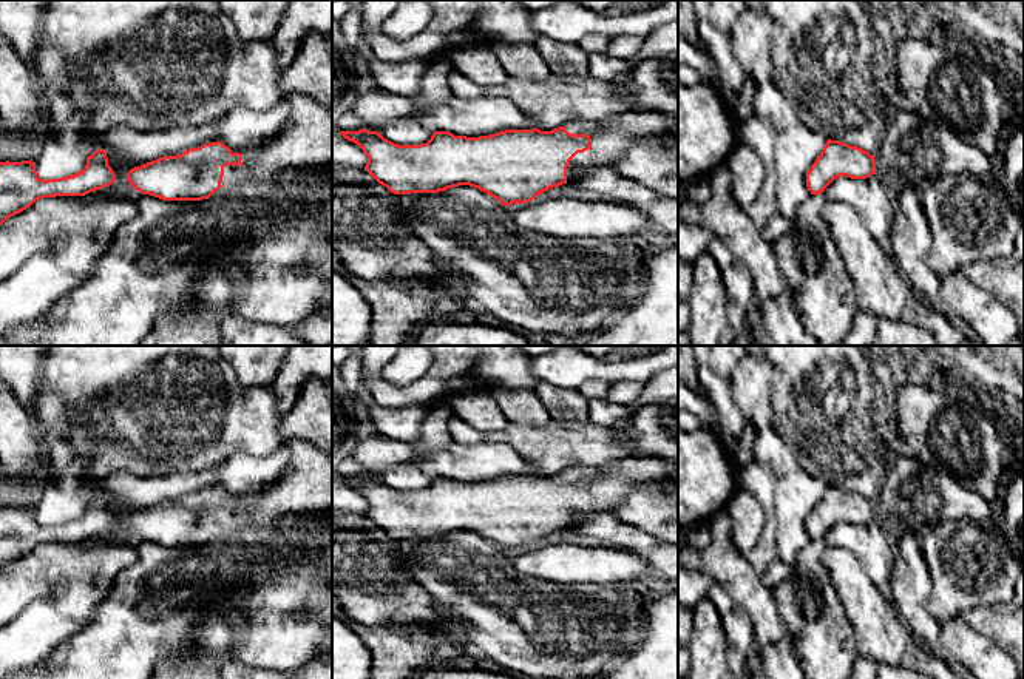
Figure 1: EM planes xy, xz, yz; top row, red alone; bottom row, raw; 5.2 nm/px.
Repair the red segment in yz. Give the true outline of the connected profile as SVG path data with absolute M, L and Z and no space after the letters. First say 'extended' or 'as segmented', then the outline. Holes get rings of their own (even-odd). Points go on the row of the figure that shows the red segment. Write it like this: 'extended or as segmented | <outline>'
as segmented | M828 139L806 173L806 187L811 194L819 194L840 176L866 179L871 174L876 174L874 156L859 147Z

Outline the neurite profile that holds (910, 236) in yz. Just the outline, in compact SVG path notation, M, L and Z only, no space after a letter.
M911 187L894 193L896 213L890 230L891 259L908 279L913 292L936 299L941 278L927 265L931 230L921 202L921 193Z

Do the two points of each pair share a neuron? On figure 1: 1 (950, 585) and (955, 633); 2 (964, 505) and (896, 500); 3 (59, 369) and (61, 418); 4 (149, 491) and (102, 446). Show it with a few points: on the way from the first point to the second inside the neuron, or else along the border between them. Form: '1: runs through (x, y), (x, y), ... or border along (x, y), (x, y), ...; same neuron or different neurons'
1: border along (962, 614), (949, 618), (941, 624); different neurons
2: runs through (947, 500), (913, 500); same neuron
3: runs through (57, 381), (57, 406); same neuron
4: border along (81, 454), (93, 463), (96, 476), (115, 469); different neurons

